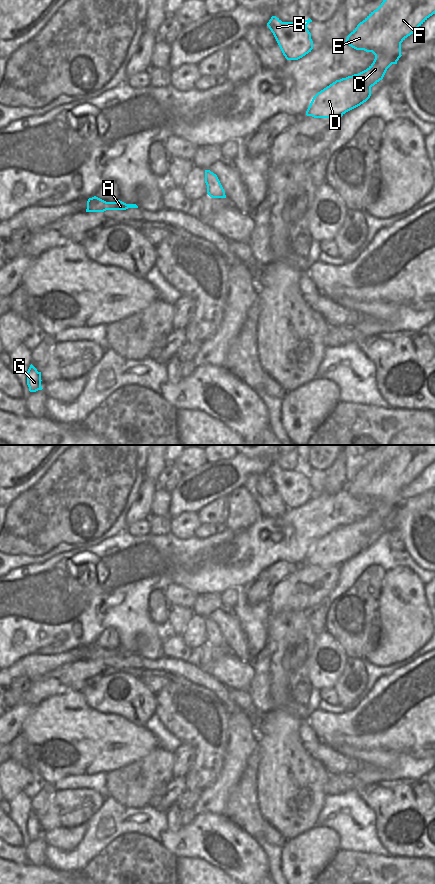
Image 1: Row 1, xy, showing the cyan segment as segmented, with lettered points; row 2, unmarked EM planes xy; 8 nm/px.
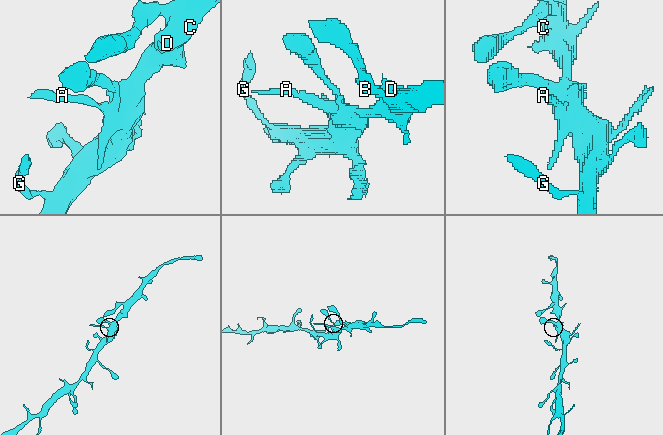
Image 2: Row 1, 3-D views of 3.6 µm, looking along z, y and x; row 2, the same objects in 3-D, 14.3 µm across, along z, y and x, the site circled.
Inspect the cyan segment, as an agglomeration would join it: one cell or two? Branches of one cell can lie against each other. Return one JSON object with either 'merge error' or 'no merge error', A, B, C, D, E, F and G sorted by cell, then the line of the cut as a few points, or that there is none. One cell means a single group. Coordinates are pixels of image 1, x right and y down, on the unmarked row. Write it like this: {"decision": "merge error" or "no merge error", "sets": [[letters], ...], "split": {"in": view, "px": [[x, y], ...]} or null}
{"decision": "no merge error", "sets": [["A", "B", "C", "D", "E", "F", "G"]], "split": null}

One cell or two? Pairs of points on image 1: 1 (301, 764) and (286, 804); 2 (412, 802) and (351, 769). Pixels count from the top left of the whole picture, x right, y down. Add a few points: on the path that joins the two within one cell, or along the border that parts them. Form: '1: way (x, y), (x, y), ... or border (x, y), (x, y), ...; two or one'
1: way (291, 774), (290, 794); one
2: border (329, 773), (343, 773), (352, 776); two

